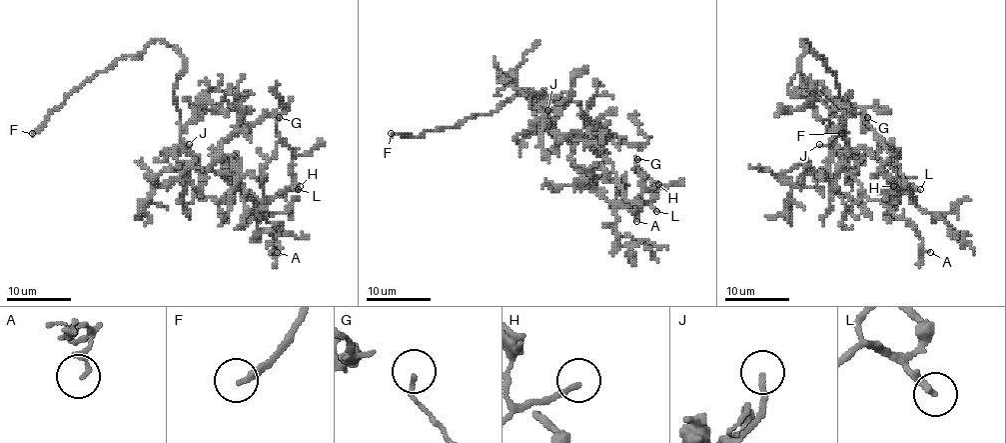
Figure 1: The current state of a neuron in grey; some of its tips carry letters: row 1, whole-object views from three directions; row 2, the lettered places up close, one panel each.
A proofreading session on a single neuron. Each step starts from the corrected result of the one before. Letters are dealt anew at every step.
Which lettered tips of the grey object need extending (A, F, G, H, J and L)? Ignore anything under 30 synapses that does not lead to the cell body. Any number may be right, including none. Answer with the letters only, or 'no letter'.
F, J, L

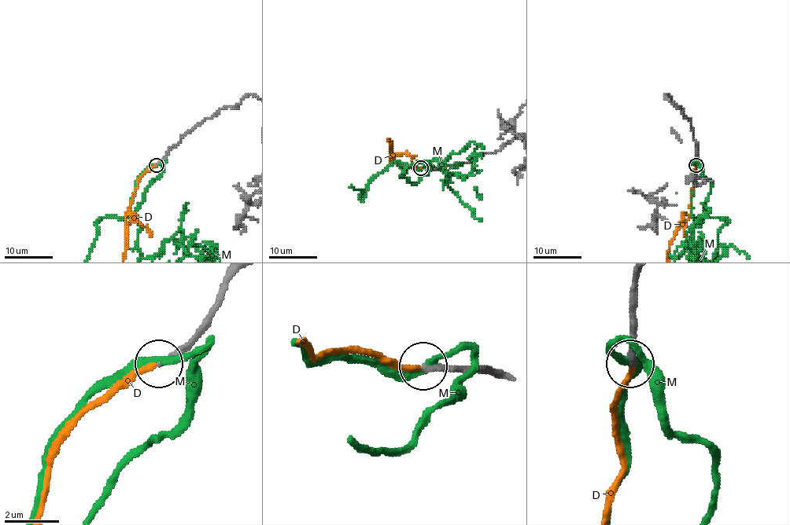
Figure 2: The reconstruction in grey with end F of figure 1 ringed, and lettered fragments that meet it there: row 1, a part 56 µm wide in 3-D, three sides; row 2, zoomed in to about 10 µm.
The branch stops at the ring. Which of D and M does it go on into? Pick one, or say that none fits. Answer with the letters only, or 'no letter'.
D

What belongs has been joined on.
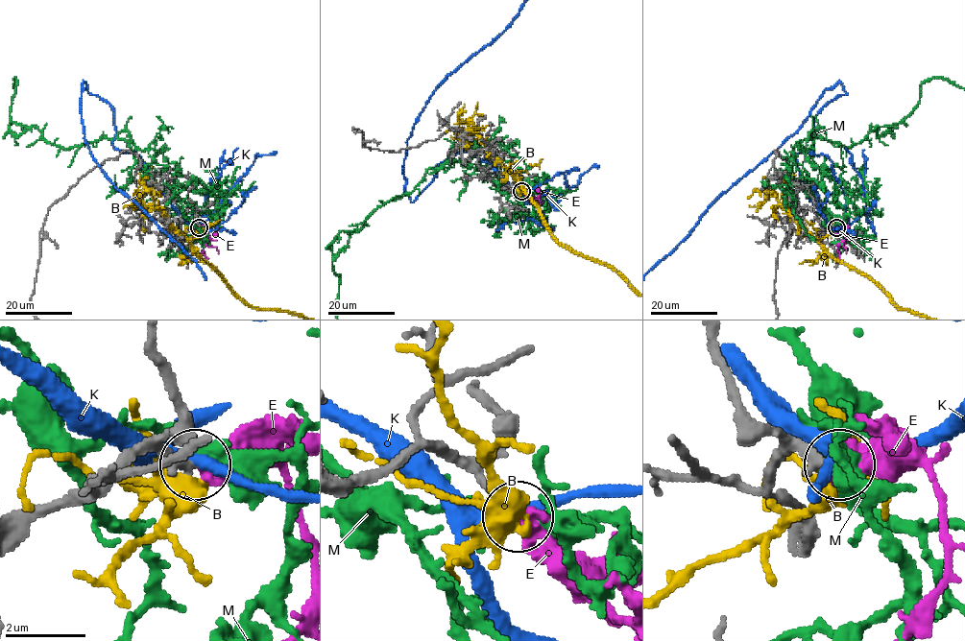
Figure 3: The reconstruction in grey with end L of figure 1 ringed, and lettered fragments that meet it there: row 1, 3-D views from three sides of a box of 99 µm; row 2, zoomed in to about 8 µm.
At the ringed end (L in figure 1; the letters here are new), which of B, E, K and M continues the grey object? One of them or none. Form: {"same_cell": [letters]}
{"same_cell": ["E"]}

